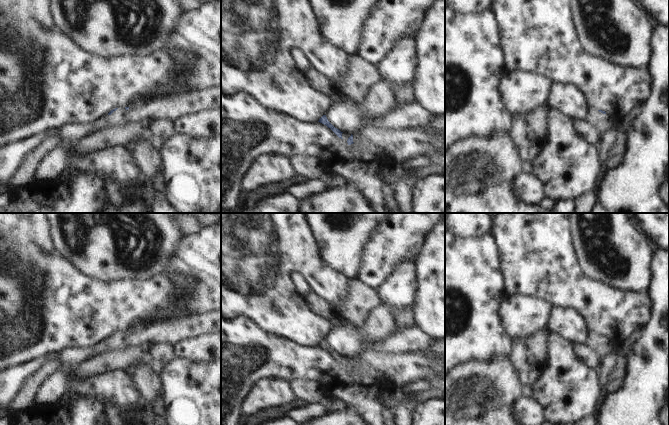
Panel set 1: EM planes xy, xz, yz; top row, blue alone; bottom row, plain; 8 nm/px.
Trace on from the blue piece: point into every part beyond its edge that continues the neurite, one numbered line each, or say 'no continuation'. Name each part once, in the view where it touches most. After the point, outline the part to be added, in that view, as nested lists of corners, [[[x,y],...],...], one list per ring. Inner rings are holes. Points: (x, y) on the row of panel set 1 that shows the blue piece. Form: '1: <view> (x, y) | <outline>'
1: xz (404, 144) | [[[445,114],[435,116],[424,127],[407,130],[366,128],[363,132],[352,135],[353,142],[369,139],[392,153],[396,159],[407,161],[418,156],[429,156],[437,149],[445,148]]]

